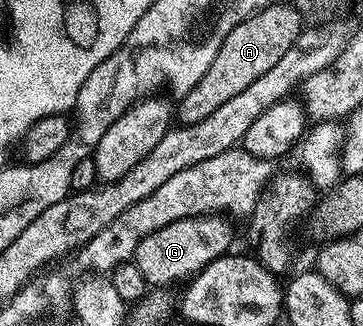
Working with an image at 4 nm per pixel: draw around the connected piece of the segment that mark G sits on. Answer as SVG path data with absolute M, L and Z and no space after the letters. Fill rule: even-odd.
M219 213L191 215L187 219L173 221L149 233L149 237L145 237L141 245L137 245L133 261L152 288L166 288L171 285L167 283L173 283L177 279L190 280L204 267L208 267L214 259L220 259L232 250L230 221L232 222L230 218Z

